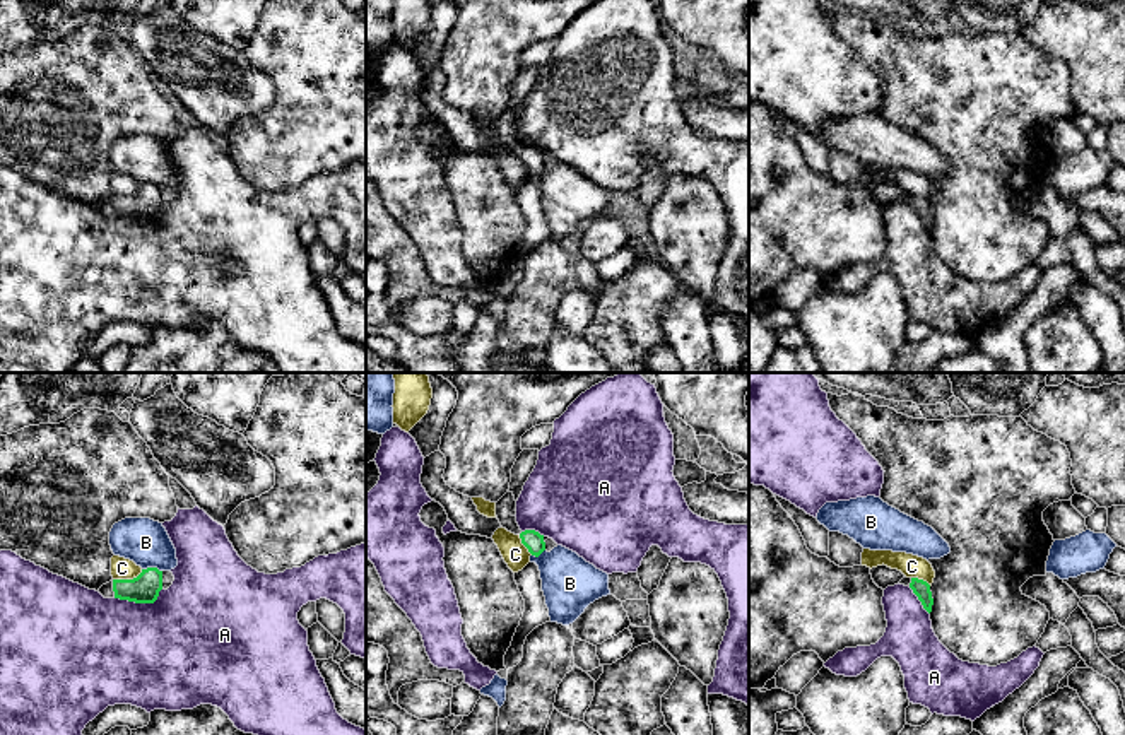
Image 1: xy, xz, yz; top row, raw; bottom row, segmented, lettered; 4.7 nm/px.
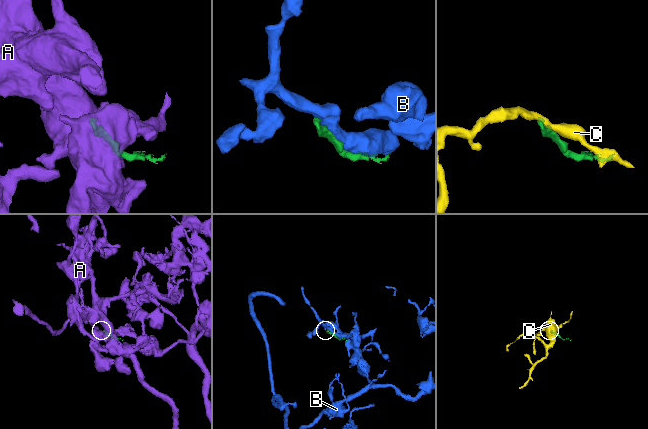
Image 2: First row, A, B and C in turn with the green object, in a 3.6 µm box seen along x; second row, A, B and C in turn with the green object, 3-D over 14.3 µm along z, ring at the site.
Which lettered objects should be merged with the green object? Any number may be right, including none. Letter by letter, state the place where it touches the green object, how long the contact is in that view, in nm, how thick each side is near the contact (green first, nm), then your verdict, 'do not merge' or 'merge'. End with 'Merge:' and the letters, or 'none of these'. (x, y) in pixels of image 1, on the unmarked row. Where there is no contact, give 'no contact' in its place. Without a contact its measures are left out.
A: meets green in xy at (139, 219); contact 240 nm long; 140 nm thick on the green side, 480 nm on the other; do not merge
B: meets green in xy at (153, 185); contact 100 nm long; 140 nm thick on the green side, 220 nm on the other; do not merge
C: meets green in xy at (127, 197); contact 150 nm long; 140 nm thick on the green side, 100 nm on the other; do not merge
Merge: none of these

